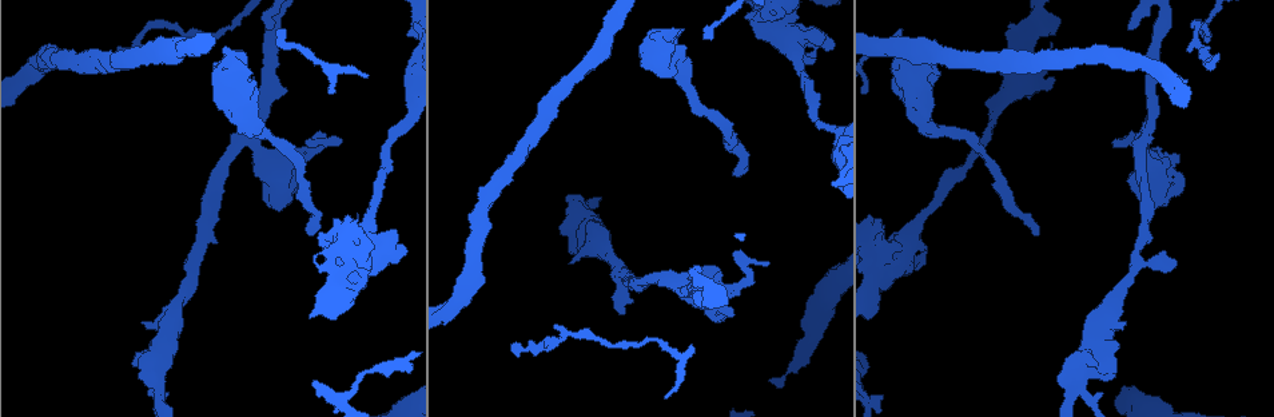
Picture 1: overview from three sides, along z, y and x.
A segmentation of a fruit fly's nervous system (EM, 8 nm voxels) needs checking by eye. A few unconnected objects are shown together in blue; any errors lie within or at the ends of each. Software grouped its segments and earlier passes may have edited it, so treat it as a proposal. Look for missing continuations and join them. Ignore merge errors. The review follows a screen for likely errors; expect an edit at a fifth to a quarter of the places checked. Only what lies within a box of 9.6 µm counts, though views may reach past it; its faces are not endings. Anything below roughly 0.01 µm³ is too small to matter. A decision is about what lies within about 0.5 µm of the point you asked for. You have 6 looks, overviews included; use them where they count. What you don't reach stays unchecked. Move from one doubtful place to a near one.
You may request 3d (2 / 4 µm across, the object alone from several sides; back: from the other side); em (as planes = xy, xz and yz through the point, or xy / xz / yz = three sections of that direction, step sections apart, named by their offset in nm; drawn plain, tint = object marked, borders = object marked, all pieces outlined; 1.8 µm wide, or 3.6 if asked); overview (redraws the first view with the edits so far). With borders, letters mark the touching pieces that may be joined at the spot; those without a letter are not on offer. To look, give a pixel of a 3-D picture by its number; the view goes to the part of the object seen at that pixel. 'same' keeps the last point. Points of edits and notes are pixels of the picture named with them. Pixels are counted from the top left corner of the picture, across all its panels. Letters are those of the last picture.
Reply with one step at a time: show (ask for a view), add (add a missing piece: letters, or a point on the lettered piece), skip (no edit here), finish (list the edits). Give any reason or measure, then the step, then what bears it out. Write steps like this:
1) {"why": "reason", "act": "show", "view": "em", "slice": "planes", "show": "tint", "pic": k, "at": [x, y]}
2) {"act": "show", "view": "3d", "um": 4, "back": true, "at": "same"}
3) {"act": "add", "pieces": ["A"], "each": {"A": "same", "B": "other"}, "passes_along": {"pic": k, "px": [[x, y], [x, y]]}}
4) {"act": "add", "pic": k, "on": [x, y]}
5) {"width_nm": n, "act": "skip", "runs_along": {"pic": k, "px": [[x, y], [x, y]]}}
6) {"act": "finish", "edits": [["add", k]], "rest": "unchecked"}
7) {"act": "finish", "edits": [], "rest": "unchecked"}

{"why": "sharp bend", "act": "show", "view": "em", "um": 3.6, "slice": "yz", "step": 16, "show": "tint", "pic": 1, "at": [586, 214]}

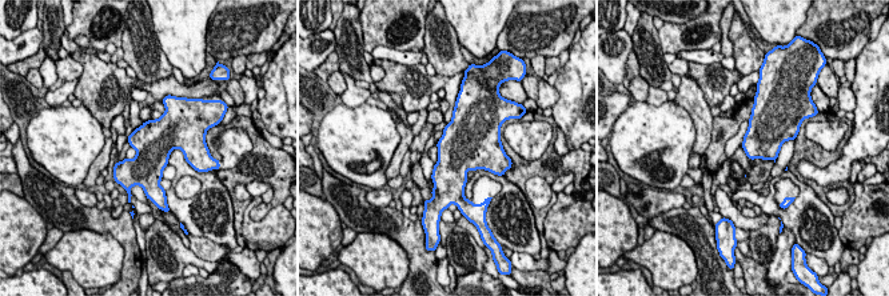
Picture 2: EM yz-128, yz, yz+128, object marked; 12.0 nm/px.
{"why": "cut it another way", "act": "show", "view": "em", "um": 3.6, "slice": "planes", "show": "borders", "at": "same"}

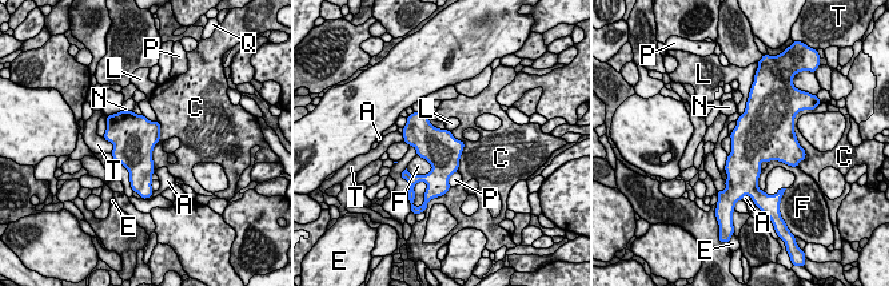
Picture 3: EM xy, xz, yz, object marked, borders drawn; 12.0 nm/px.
{"act": "skip", "each": {"A": "other", "C": "other", "E": "other", "F": "other", "L": "other", "N": "other", "P": "other", "Q": "other", "T": "other"}, "border": {"pic": 3, "px": [[749, 94], [745, 110], [740, 115]]}, "found": "no lettered piece goes on from it"}

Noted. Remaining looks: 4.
{"act": "show", "view": "3d", "um": 2, "back": true, "pic": 1, "at": [310, 235]}

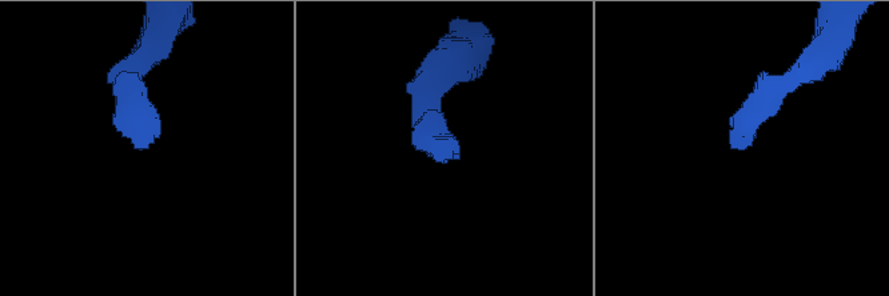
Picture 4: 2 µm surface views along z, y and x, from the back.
{"why": "now the EM", "act": "show", "view": "em", "slice": "planes", "show": "borders", "pic": 4, "at": [731, 142]}

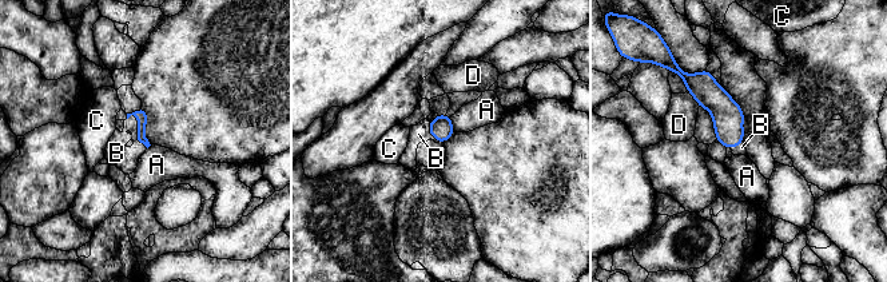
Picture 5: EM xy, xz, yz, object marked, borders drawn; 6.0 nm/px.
{"act": "add", "pieces": ["B"], "each": {"A": "other", "B": "same", "C": "other", "D": "other"}, "found": "it goes on there"}

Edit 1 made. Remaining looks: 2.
{"act": "show", "view": "overview"}

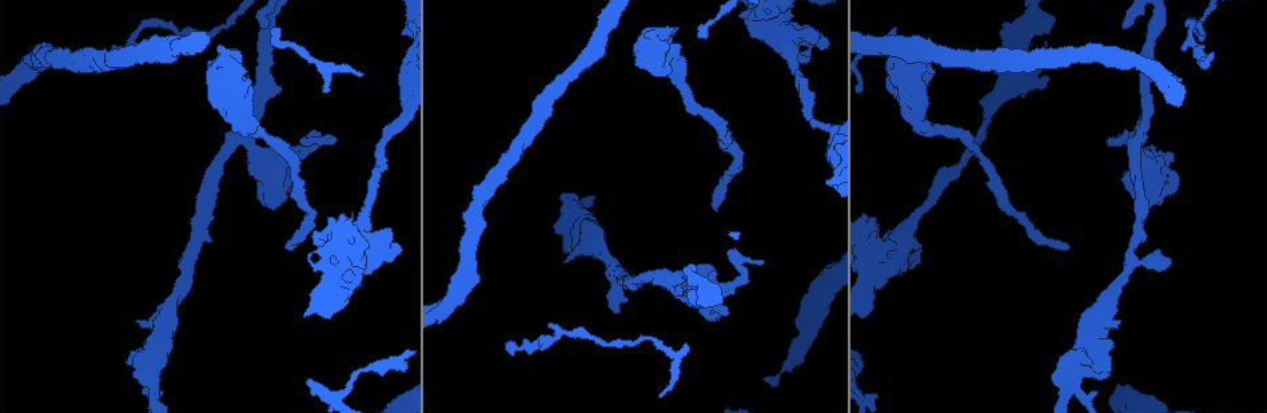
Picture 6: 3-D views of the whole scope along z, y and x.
{"why": "touches itself", "act": "show", "view": "em", "slice": "yz", "step": 8, "show": "borders", "pic": 6, "at": [344, 216]}

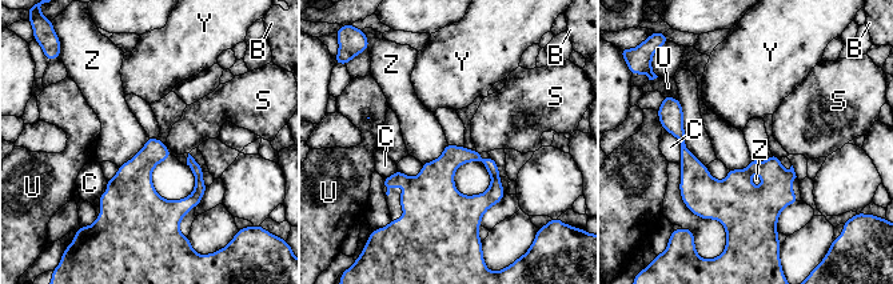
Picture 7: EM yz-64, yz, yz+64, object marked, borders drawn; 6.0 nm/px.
{"act": "skip", "each": {"B": "other", "C": "other", "S": "other", "U": "other", "Y": "other", "Z": "other"}, "runs_along": {"pic": 7, "px": [[677, 111], [690, 167], [722, 199], [793, 199]]}, "found": "no lettered piece goes on from it"}

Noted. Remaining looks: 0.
{"act": "finish", "edits": [["add", 5]], "rest": "unchecked"}

